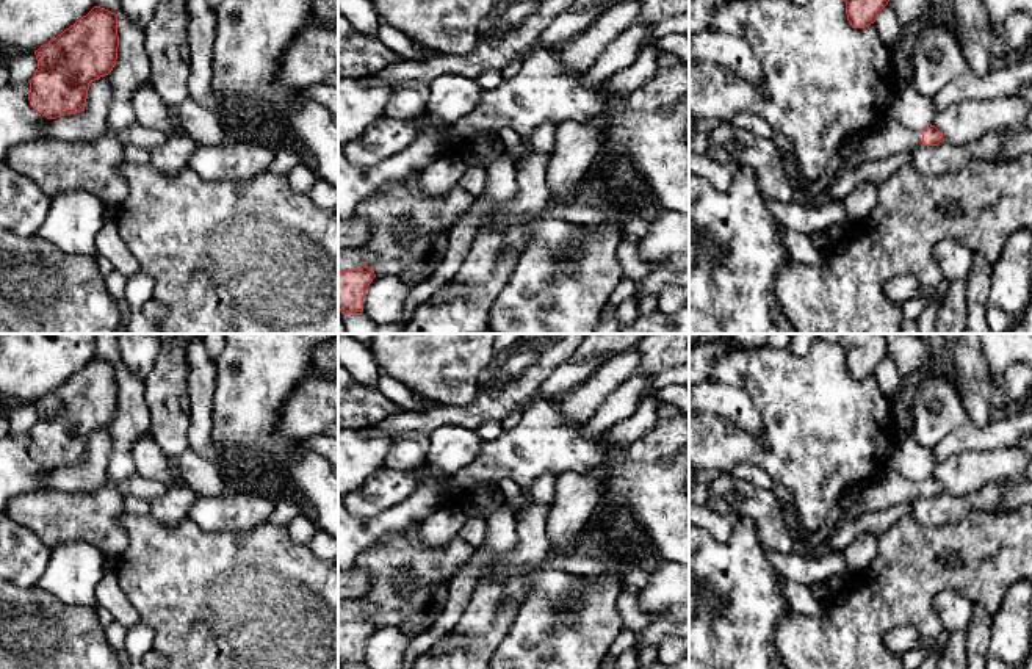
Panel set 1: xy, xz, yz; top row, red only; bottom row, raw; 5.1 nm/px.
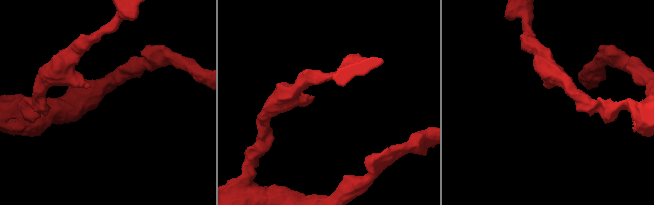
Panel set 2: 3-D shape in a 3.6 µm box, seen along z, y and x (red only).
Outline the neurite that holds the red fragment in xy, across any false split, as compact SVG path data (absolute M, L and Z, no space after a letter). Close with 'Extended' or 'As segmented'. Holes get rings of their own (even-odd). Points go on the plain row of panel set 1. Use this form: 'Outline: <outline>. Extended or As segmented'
Outline: M94 357L34 401L38 420L28 432L30 456L47 470L85 462L89 434L113 421L117 398L117 365Z. As segmented

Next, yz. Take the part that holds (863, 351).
Outline: M841 334L839 345L846 353L847 371L857 379L874 374L889 353L883 334Z. As segmented

